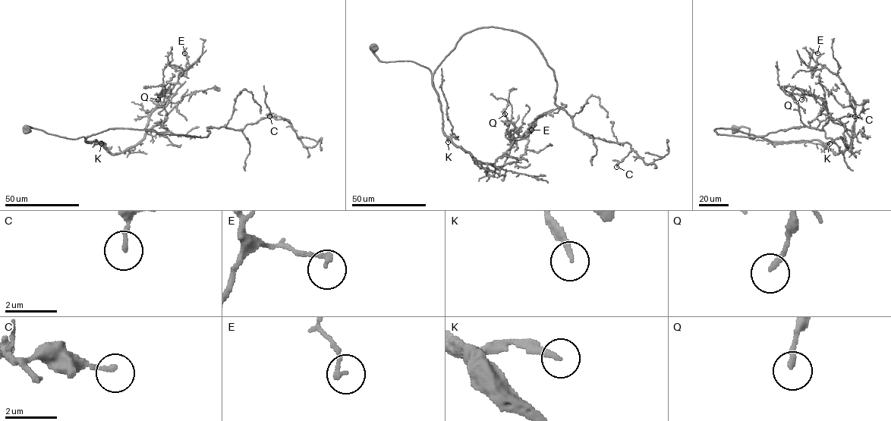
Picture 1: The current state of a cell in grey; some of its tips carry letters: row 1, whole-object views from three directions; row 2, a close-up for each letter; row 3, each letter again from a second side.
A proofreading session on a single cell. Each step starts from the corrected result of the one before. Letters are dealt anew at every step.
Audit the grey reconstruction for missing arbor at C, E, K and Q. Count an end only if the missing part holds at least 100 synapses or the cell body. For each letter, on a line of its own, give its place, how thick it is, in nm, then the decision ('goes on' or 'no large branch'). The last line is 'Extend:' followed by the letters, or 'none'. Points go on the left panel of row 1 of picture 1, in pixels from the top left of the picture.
C: at (269, 116); 160 nm thick; no large branch
E: at (184, 53); 160 nm thick; no large branch
K: at (101, 143); 200 nm thick; goes on
Q: at (158, 99); 190 nm thick; no large branch
Extend: K

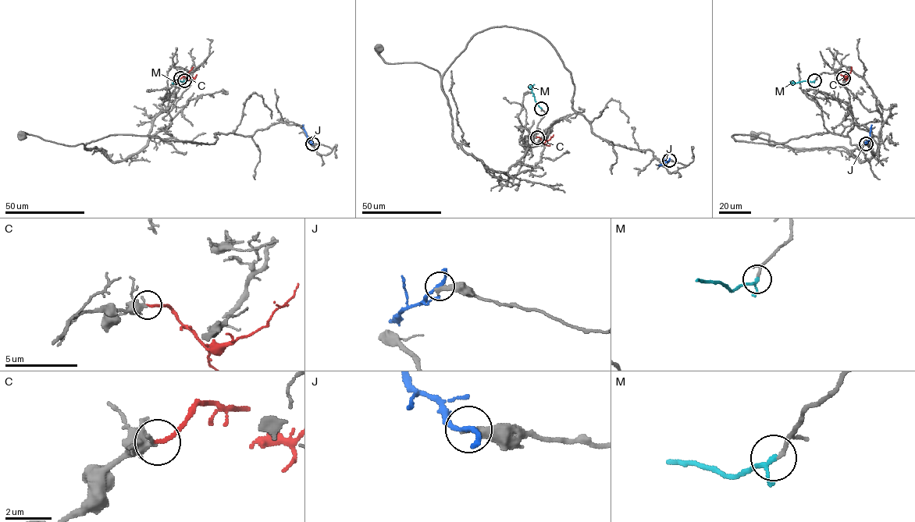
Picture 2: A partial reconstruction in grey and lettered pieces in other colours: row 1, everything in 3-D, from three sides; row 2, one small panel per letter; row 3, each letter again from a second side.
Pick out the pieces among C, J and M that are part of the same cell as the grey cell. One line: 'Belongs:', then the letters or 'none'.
Belongs: M

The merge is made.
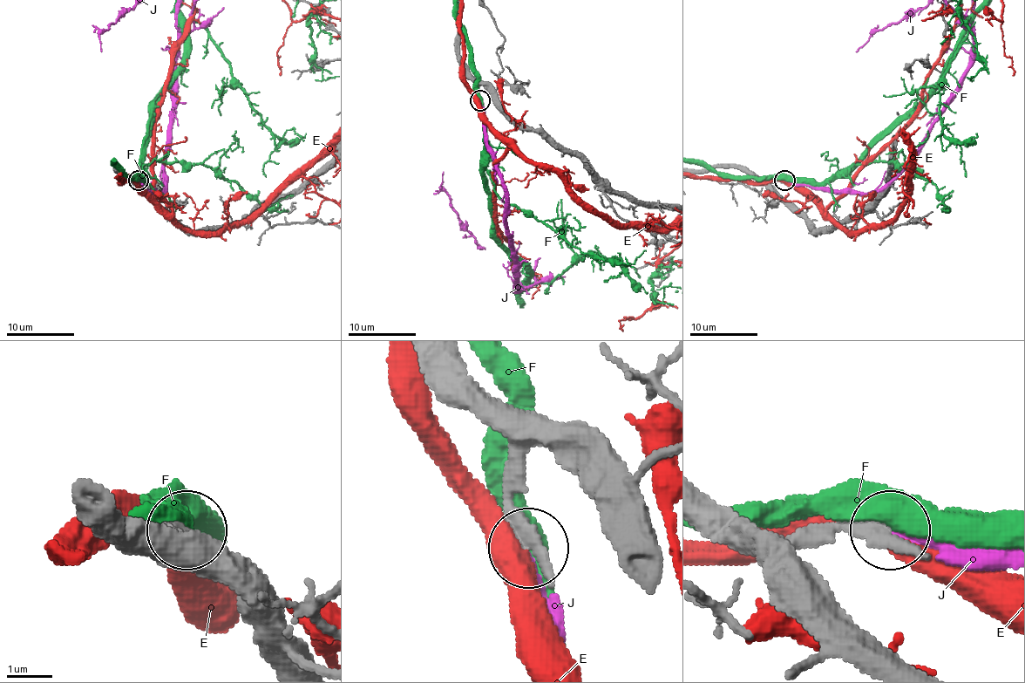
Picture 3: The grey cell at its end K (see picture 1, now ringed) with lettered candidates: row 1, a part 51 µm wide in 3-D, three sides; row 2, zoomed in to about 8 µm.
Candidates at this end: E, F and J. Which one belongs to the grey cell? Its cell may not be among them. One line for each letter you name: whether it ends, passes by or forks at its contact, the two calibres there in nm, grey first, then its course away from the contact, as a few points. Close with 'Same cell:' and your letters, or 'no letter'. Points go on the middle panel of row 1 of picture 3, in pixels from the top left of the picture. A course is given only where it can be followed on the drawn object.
J: it ends; calibres 360 and 240 nm
Same cell: J

